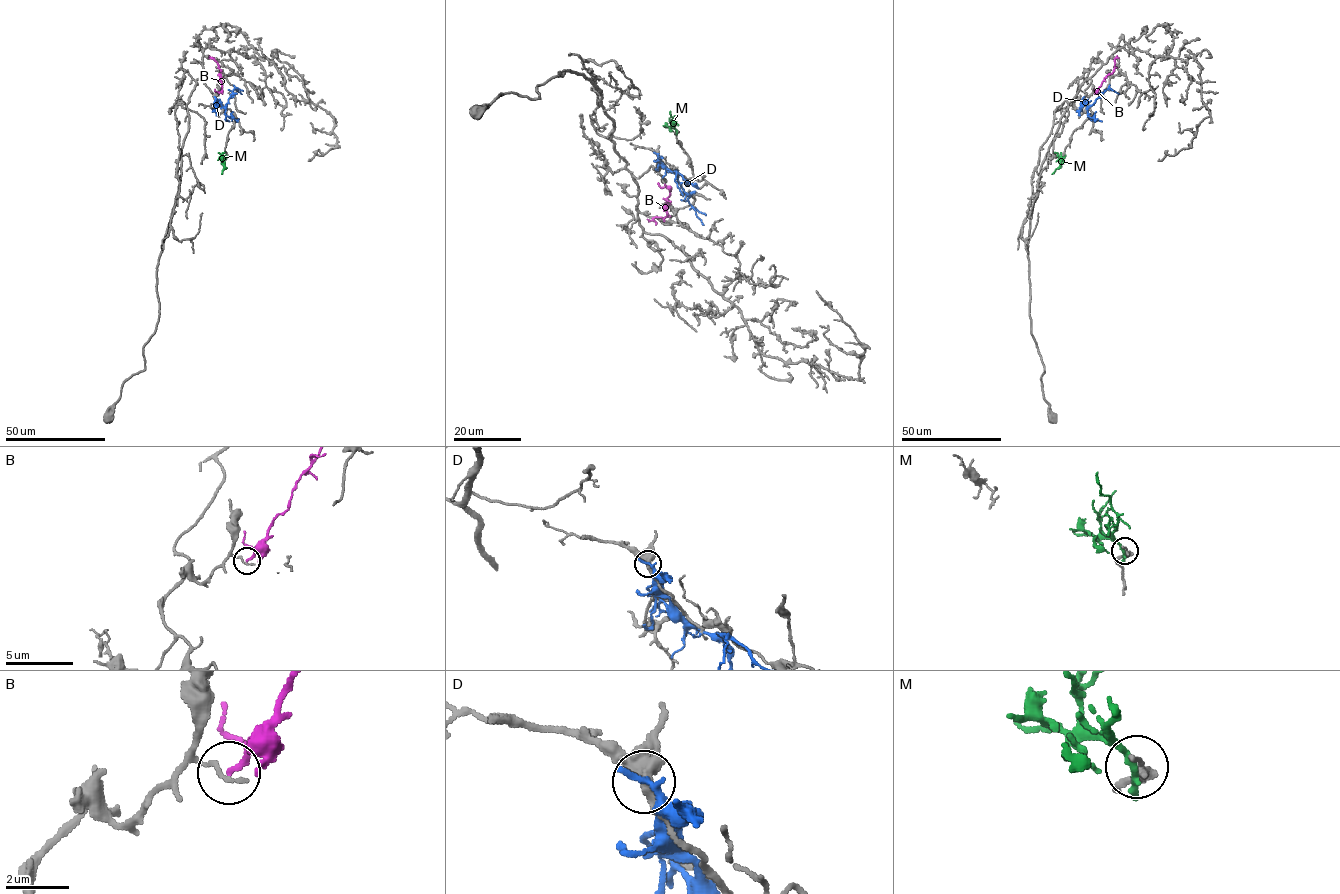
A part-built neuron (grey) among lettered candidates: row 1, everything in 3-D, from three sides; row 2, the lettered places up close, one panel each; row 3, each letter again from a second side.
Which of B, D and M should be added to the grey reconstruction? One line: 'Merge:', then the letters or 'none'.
Merge: none

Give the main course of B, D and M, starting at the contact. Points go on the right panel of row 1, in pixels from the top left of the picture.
B: (1095, 93), (1113, 72), (1115, 58)
D: (1077, 110), (1085, 104), (1090, 106), (1107, 89), (1119, 94)
M: (1063, 157), (1052, 174)

